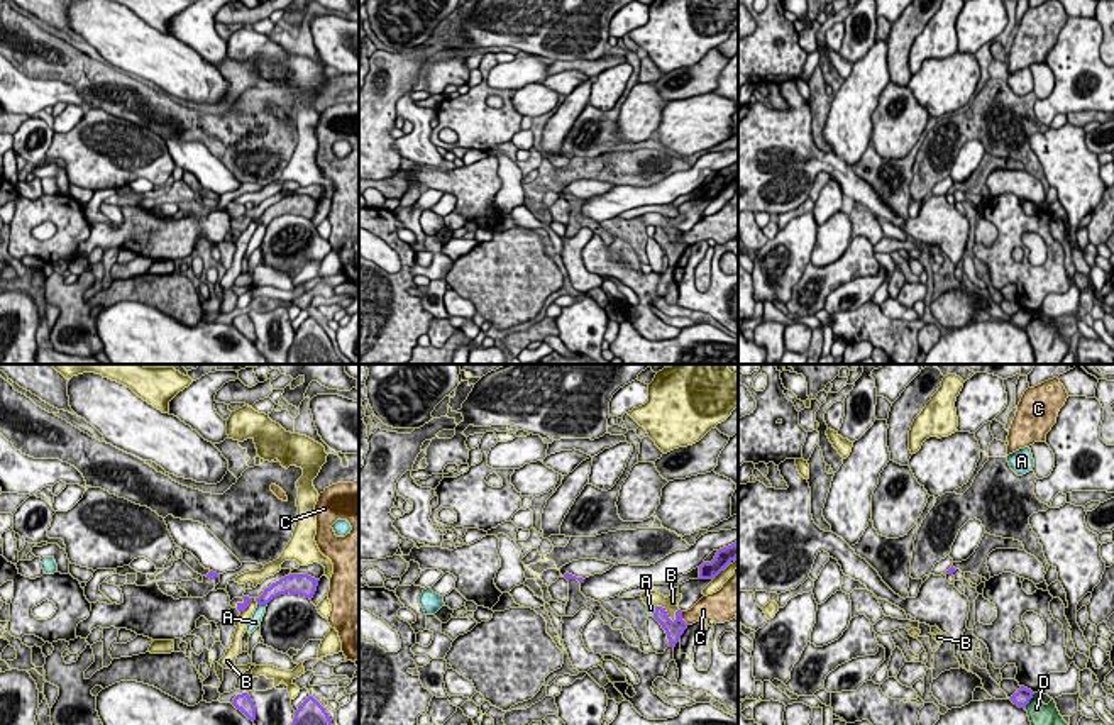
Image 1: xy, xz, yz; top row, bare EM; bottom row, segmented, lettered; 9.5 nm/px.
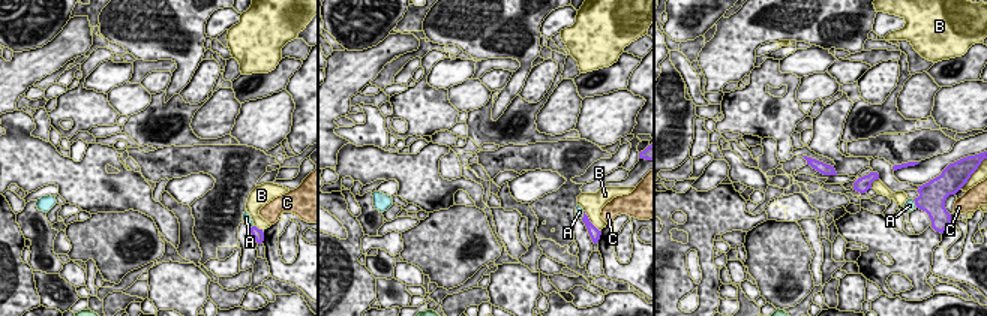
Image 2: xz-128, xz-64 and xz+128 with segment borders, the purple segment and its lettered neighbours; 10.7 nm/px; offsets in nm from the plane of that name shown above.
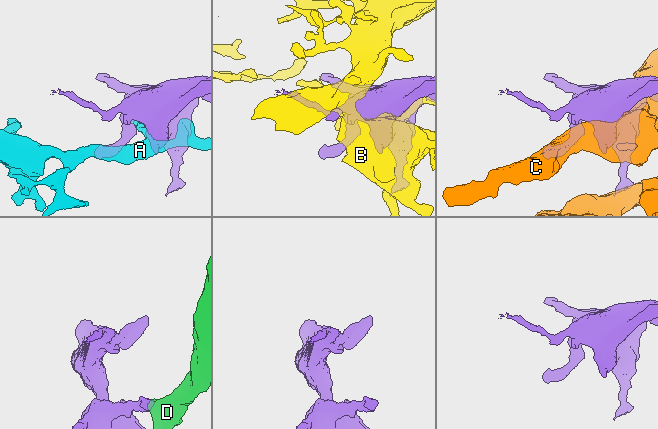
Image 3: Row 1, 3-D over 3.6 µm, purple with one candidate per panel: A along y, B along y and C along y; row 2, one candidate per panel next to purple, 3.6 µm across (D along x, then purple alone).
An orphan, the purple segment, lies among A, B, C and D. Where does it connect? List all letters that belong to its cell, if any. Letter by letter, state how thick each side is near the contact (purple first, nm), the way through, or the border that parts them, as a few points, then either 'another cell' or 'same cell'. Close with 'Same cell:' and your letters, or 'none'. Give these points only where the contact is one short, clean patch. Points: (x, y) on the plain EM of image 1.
A: 140 nm thick on the purple side, 120 nm on the other; another cell
B: 160 nm thick on the purple side, 130 nm on the other; another cell
C: 160 nm thick on the purple side, 200 nm on the other; another cell
D: 160 nm thick on the purple side, 280 nm on the other; border along yz (1035, 314), (1025, 329); another cell
Same cell: none

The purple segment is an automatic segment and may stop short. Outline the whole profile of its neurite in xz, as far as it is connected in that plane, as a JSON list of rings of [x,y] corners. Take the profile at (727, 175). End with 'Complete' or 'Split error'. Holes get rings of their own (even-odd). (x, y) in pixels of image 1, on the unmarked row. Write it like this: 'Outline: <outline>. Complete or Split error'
Outline: [[[738,163],[720,169],[711,183],[703,183],[699,186],[699,198],[698,200],[716,198],[736,178],[738,178]]]. Complete

